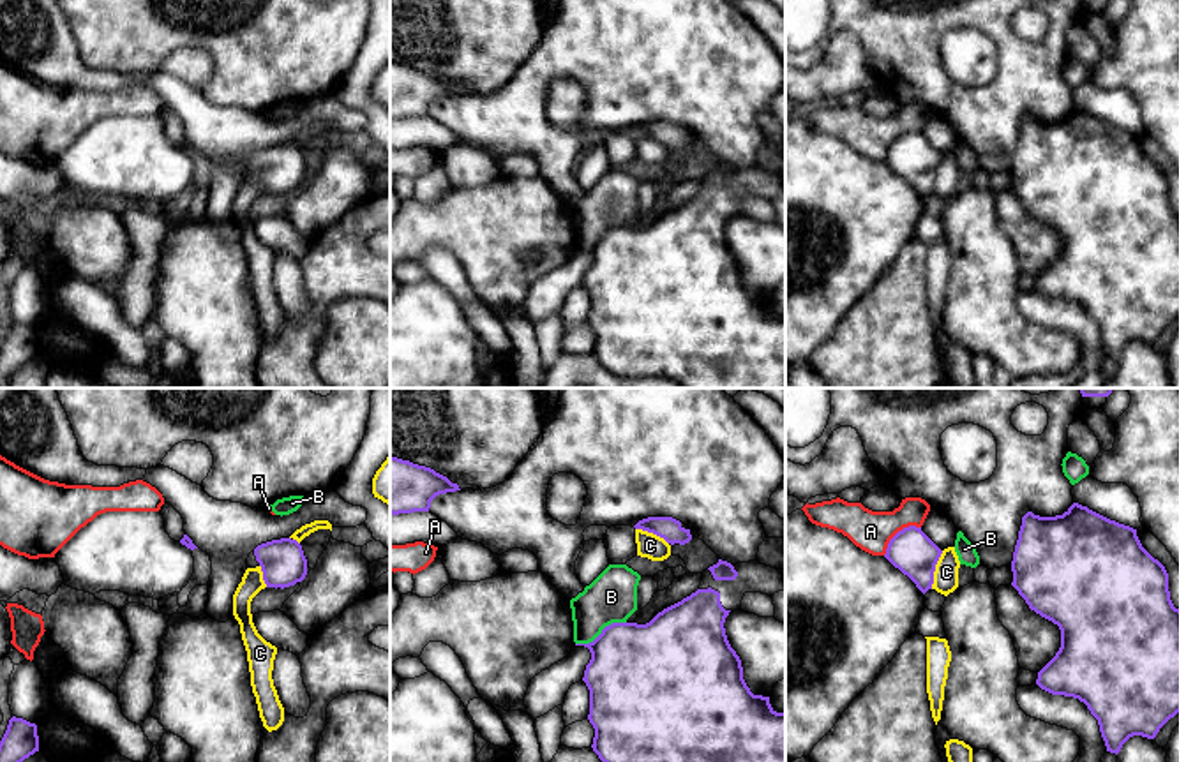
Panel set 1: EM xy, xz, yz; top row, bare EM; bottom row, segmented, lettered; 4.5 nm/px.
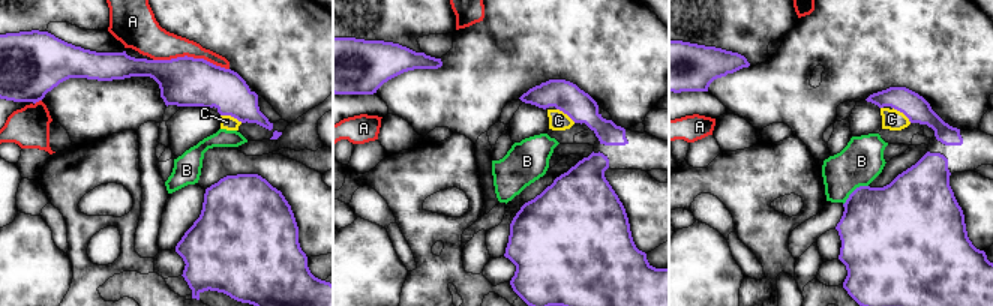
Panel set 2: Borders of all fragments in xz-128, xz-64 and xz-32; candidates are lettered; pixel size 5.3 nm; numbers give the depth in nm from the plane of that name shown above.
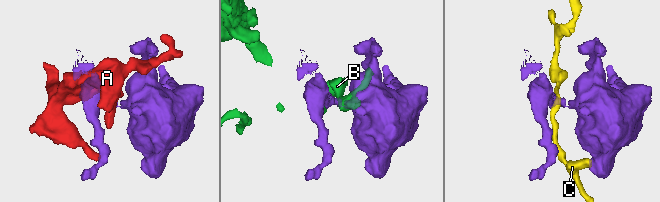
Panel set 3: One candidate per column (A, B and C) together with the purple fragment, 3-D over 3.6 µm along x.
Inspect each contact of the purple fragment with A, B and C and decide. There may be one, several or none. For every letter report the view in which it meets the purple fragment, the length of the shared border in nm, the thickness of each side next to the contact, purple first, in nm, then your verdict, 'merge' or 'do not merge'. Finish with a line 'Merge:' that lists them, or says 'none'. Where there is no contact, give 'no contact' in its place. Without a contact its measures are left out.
A: contact in yz; length 220 nm; calibres 200 and 180 nm; do not merge
B: contact in xz; length 260 nm; calibres 460 and 220 nm; do not merge
C: contact in yz; length 190 nm; calibres 200 and 110 nm; do not merge
Merge: none

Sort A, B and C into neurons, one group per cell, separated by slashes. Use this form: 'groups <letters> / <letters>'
groups A / B / C

